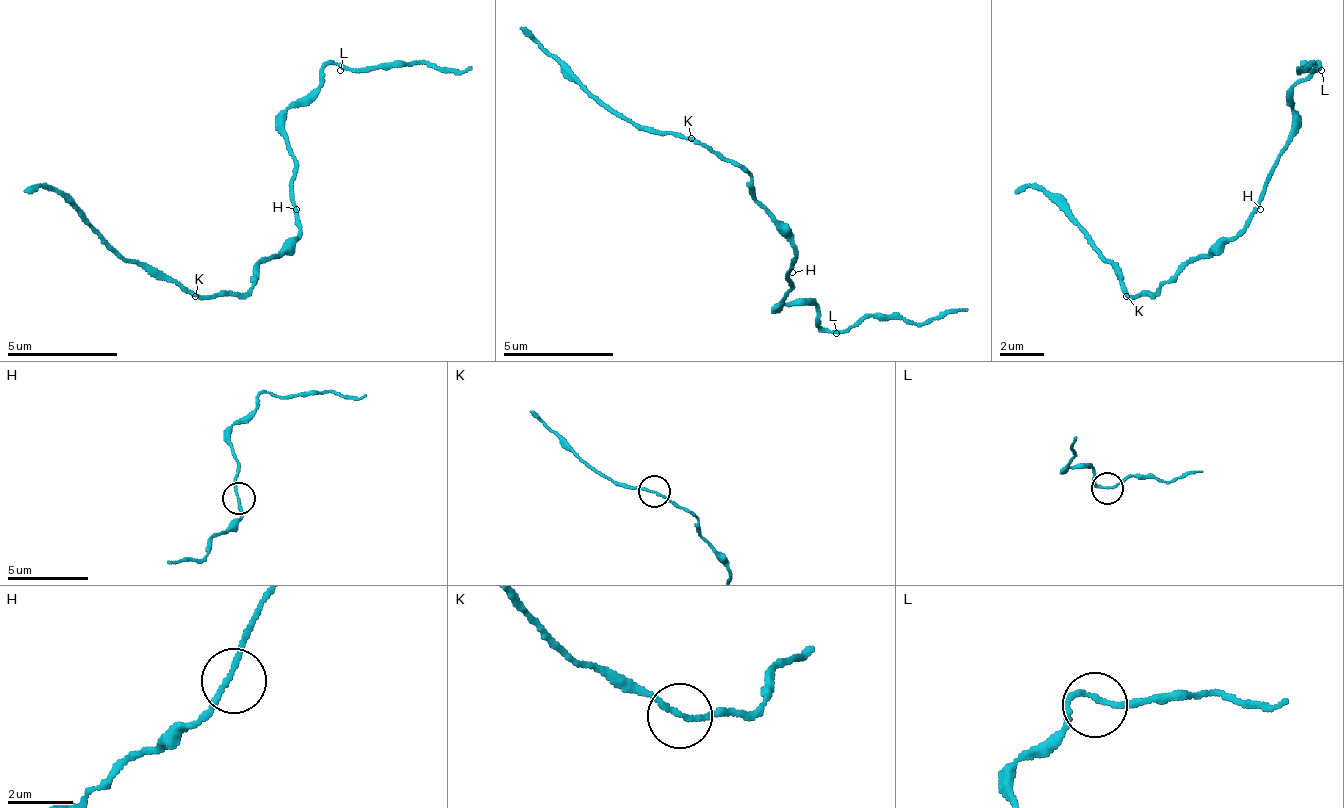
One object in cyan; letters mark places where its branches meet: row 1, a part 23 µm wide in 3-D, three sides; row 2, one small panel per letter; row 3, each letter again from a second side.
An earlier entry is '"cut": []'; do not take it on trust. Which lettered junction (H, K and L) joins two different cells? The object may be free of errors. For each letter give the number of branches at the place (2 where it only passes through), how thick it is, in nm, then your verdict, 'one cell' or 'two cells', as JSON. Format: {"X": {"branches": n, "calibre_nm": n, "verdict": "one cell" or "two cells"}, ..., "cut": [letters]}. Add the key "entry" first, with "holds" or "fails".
{"entry": "fails", "H": {"branches": 2, "calibre_nm": 150, "verdict": "one cell"}, "K": {"branches": 2, "calibre_nm": 140, "verdict": "two cells"}, "L": {"branches": 2, "calibre_nm": 140, "verdict": "one cell"}, "cut": ["K"]}

